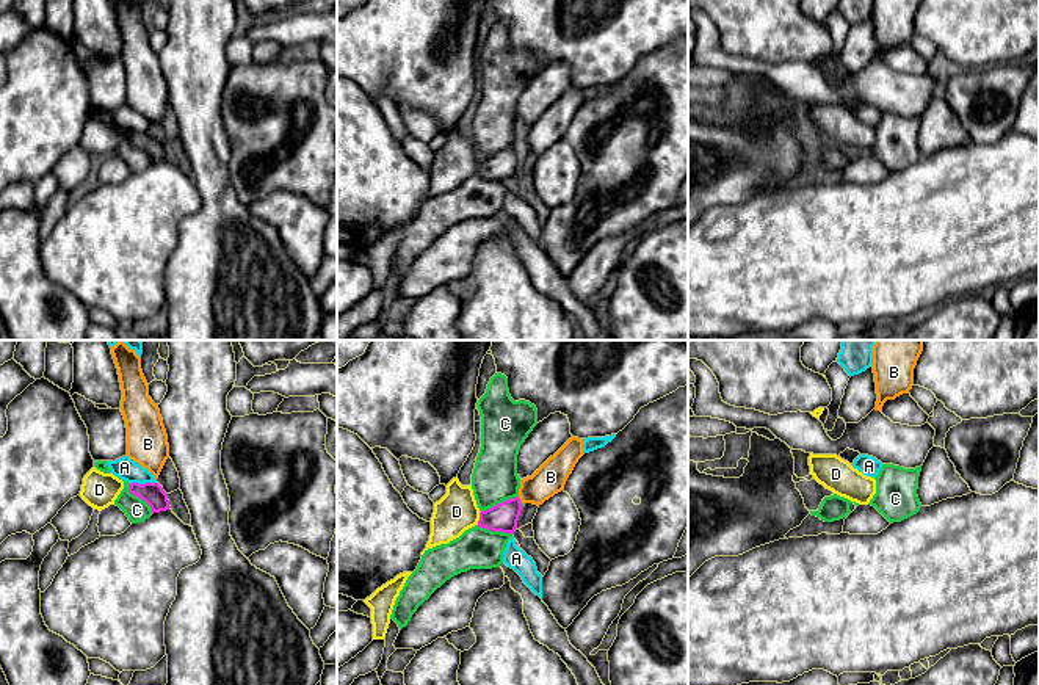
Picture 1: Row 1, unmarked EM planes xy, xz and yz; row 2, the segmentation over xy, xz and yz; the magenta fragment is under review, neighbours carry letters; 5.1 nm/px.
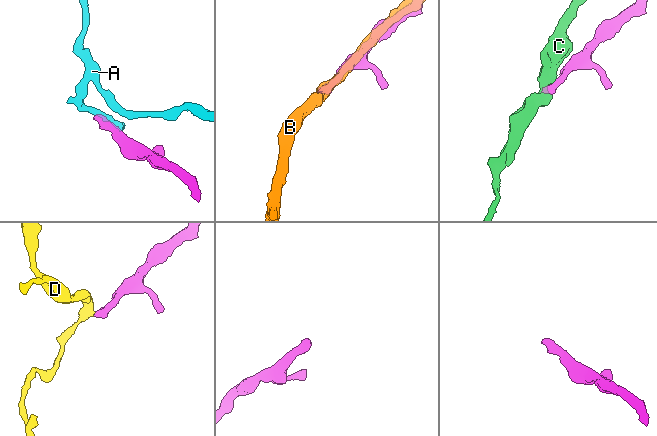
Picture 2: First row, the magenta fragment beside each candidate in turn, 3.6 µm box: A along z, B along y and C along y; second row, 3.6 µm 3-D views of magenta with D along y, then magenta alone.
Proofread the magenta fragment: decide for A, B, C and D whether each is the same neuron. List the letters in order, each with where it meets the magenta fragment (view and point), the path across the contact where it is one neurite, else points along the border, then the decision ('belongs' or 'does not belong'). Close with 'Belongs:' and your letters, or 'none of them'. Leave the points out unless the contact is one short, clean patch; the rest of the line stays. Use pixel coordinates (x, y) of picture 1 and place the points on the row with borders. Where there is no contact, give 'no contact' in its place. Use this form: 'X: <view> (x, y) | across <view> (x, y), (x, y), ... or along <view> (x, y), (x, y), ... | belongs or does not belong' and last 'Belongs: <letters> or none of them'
A: xy (144, 483) | does not belong
B: xz (519, 500) | does not belong
C: xy (138, 496) | does not belong
D: xz (480, 518) | across xz (503, 516), (480, 518), (456, 511) | belongs
Belongs: D

